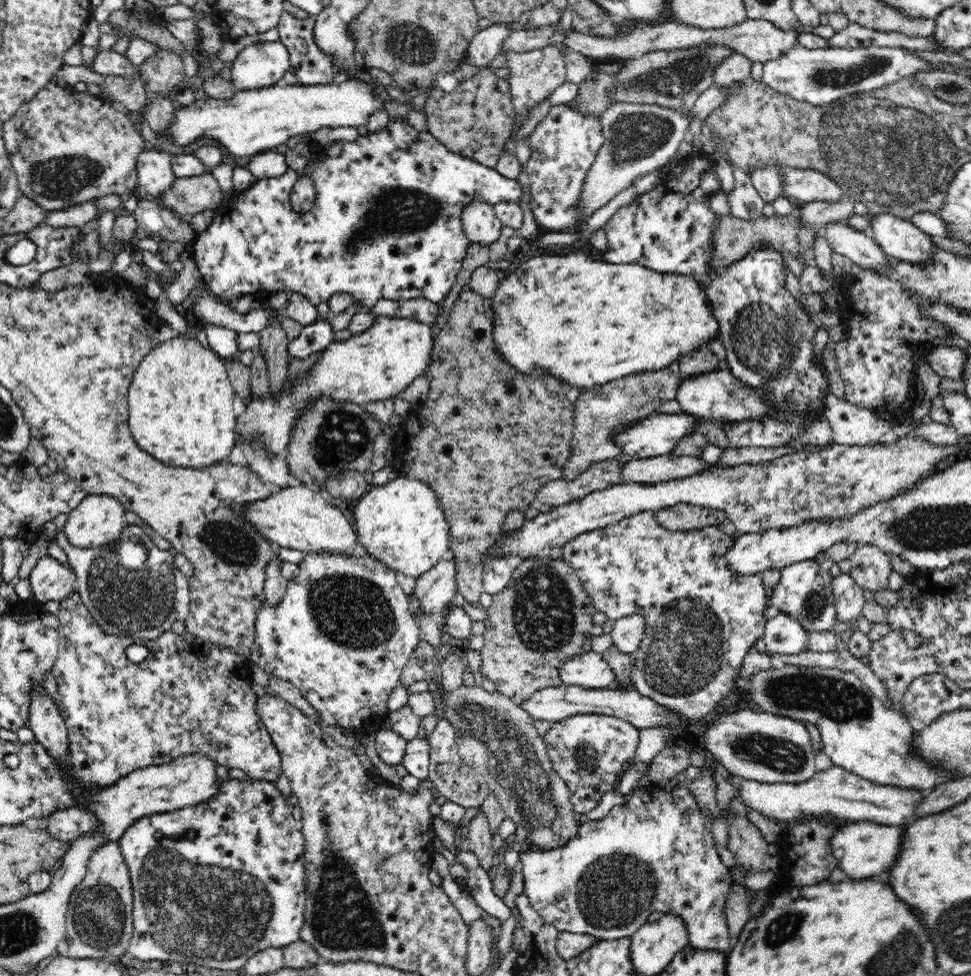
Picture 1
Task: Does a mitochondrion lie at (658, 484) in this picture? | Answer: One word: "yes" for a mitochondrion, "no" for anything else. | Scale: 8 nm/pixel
no

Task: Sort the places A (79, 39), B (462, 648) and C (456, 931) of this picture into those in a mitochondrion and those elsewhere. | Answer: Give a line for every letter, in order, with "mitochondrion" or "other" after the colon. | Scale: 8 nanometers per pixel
A: other
B: other
C: other

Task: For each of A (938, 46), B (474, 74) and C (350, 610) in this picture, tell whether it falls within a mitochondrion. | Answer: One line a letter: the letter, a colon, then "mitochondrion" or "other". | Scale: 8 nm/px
A: other
B: other
C: mitochondrion

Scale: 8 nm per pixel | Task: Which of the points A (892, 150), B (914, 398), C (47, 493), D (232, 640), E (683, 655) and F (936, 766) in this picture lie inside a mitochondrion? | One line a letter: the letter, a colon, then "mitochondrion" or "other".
A: mitochondrion
B: other
C: other
D: other
E: mitochondrion
F: other

